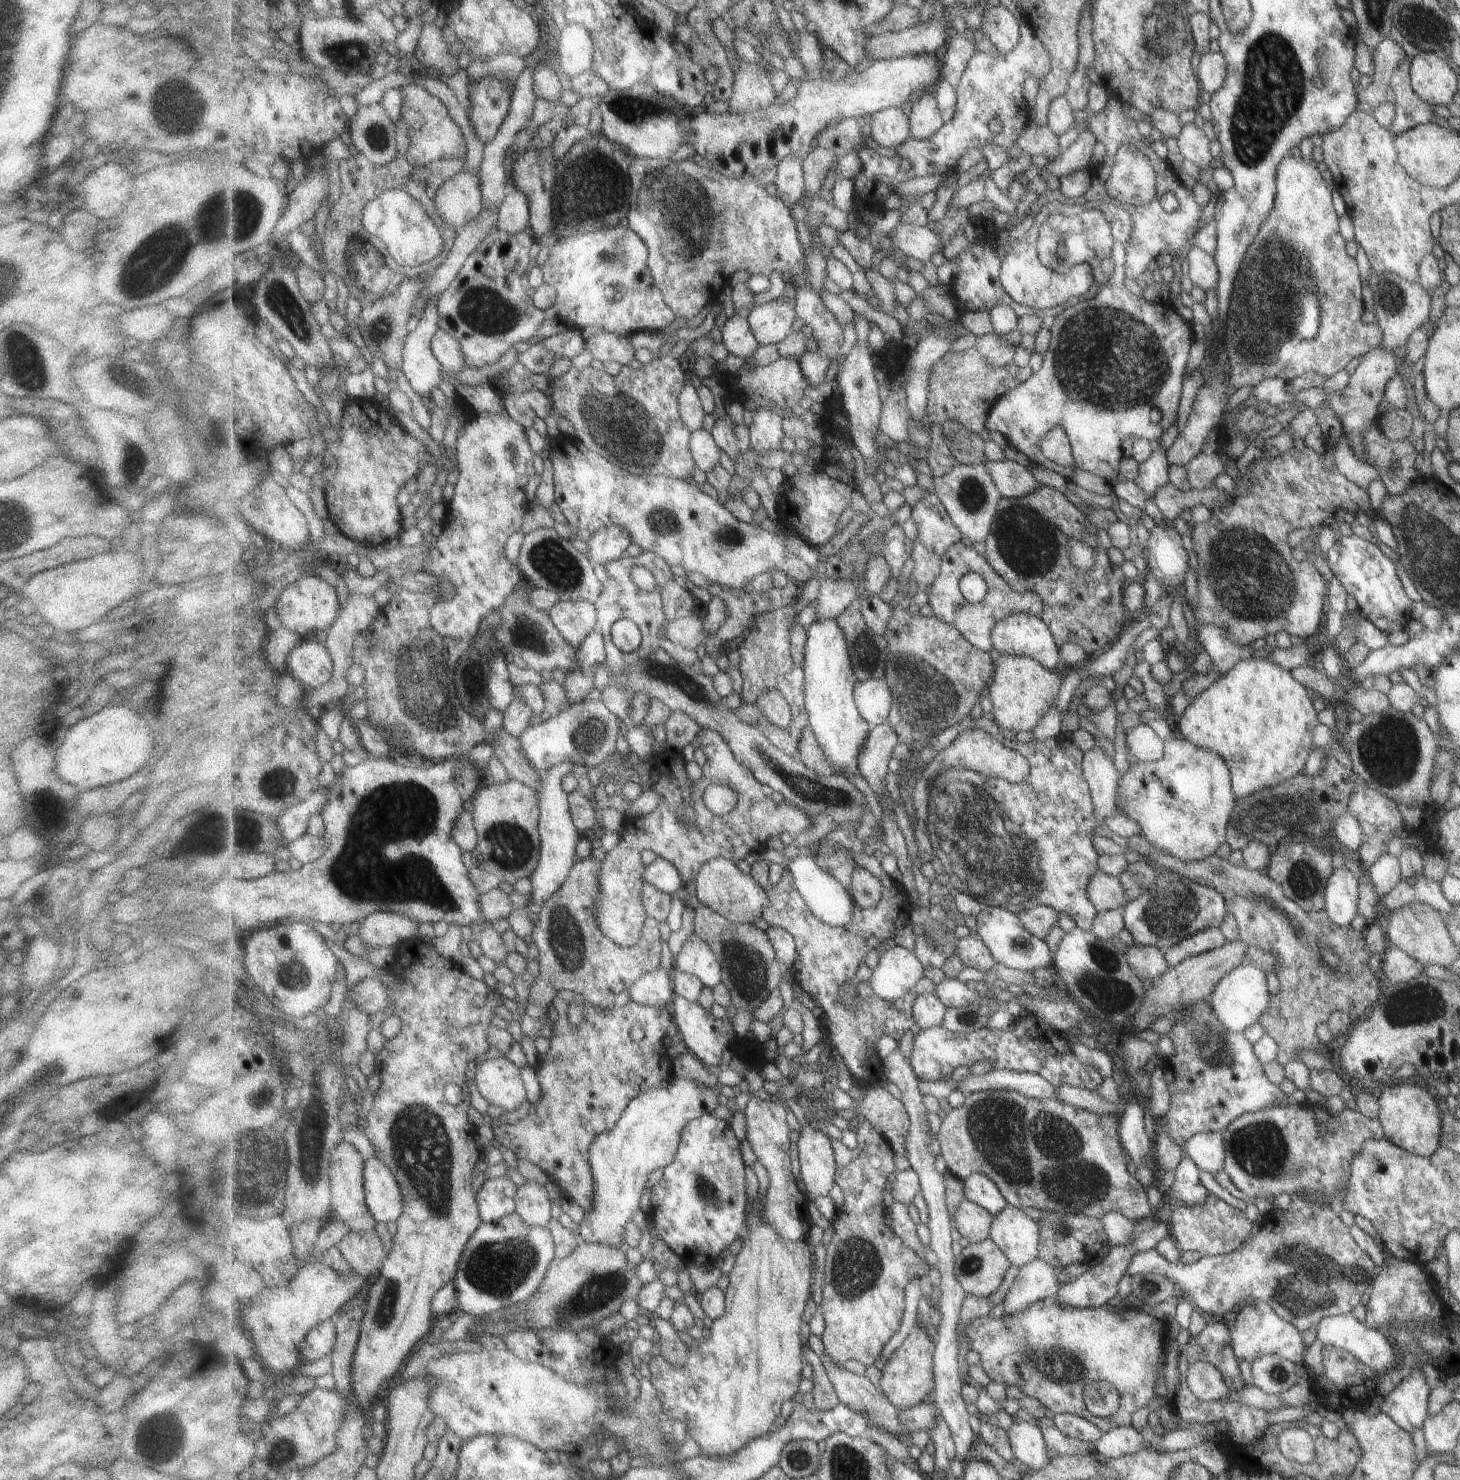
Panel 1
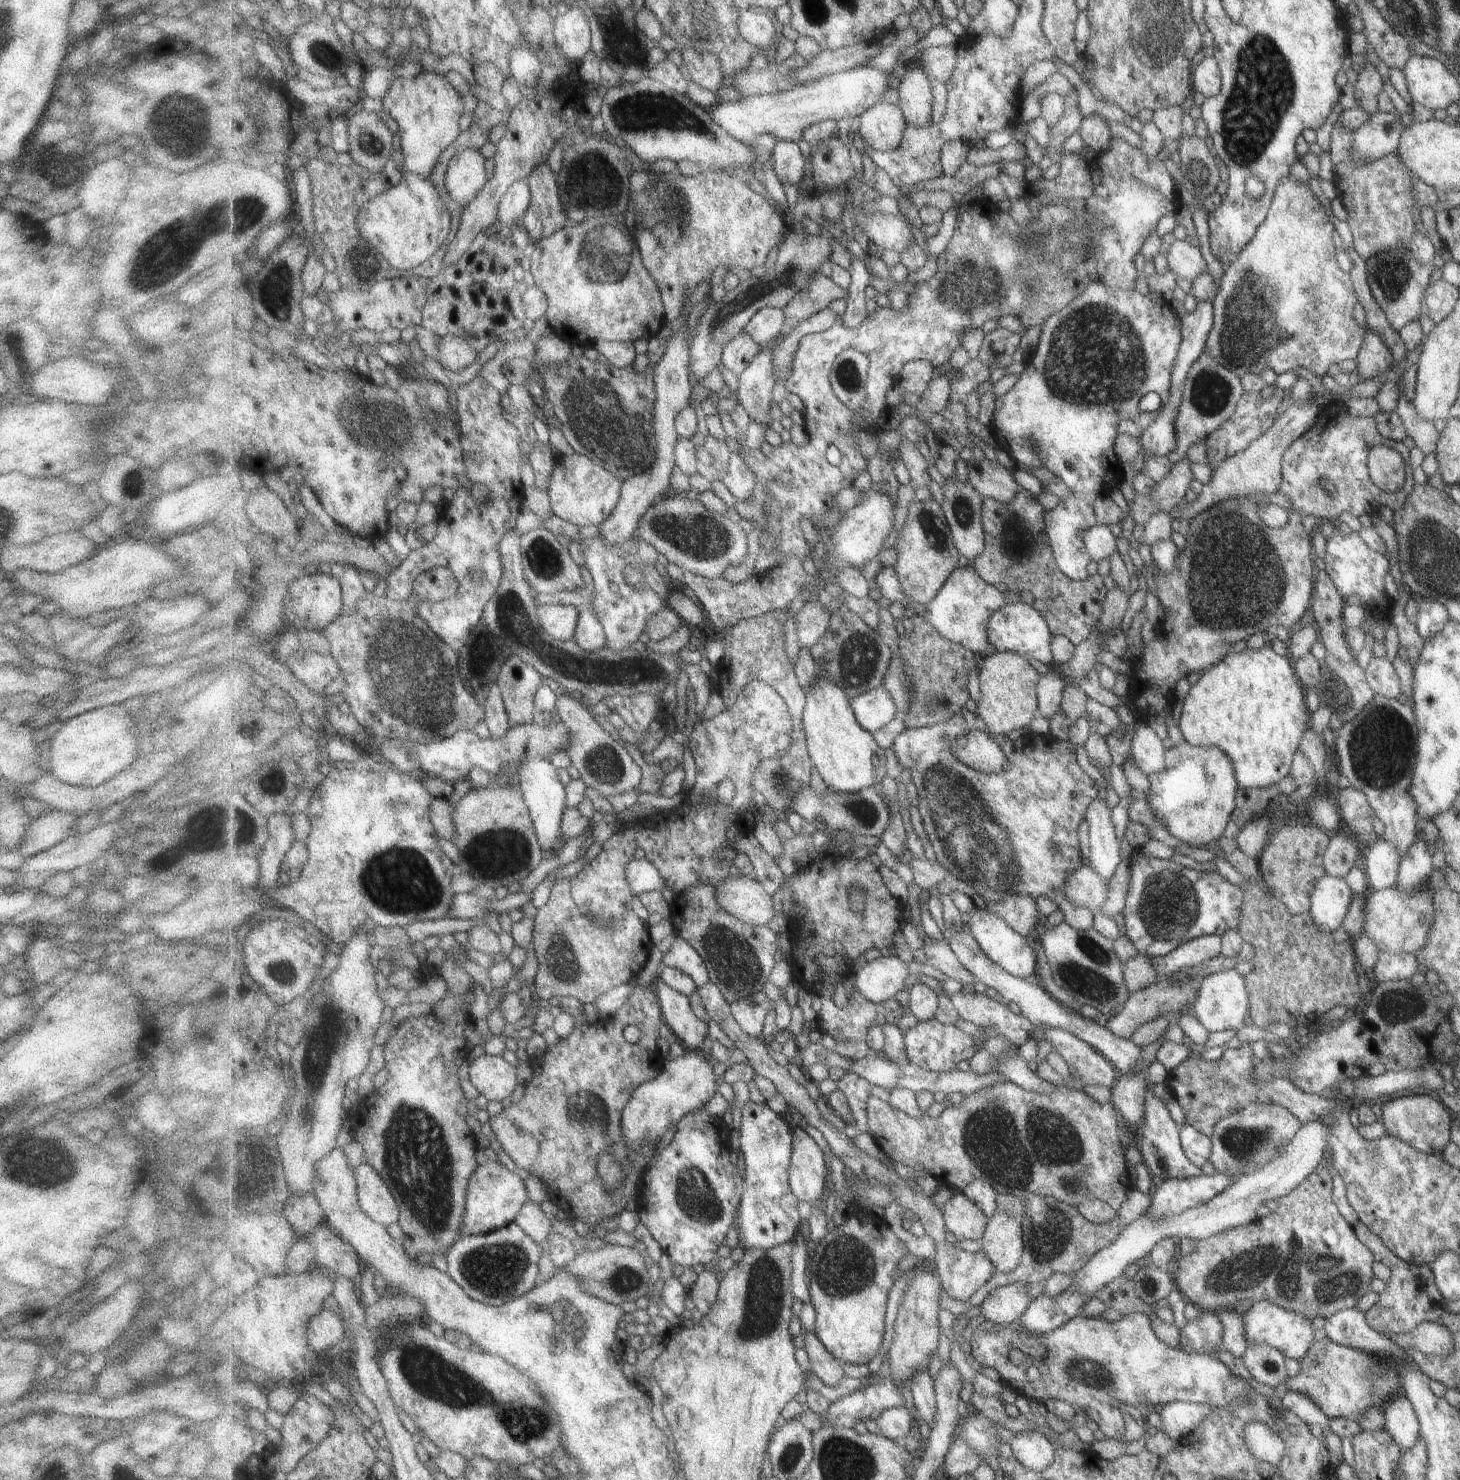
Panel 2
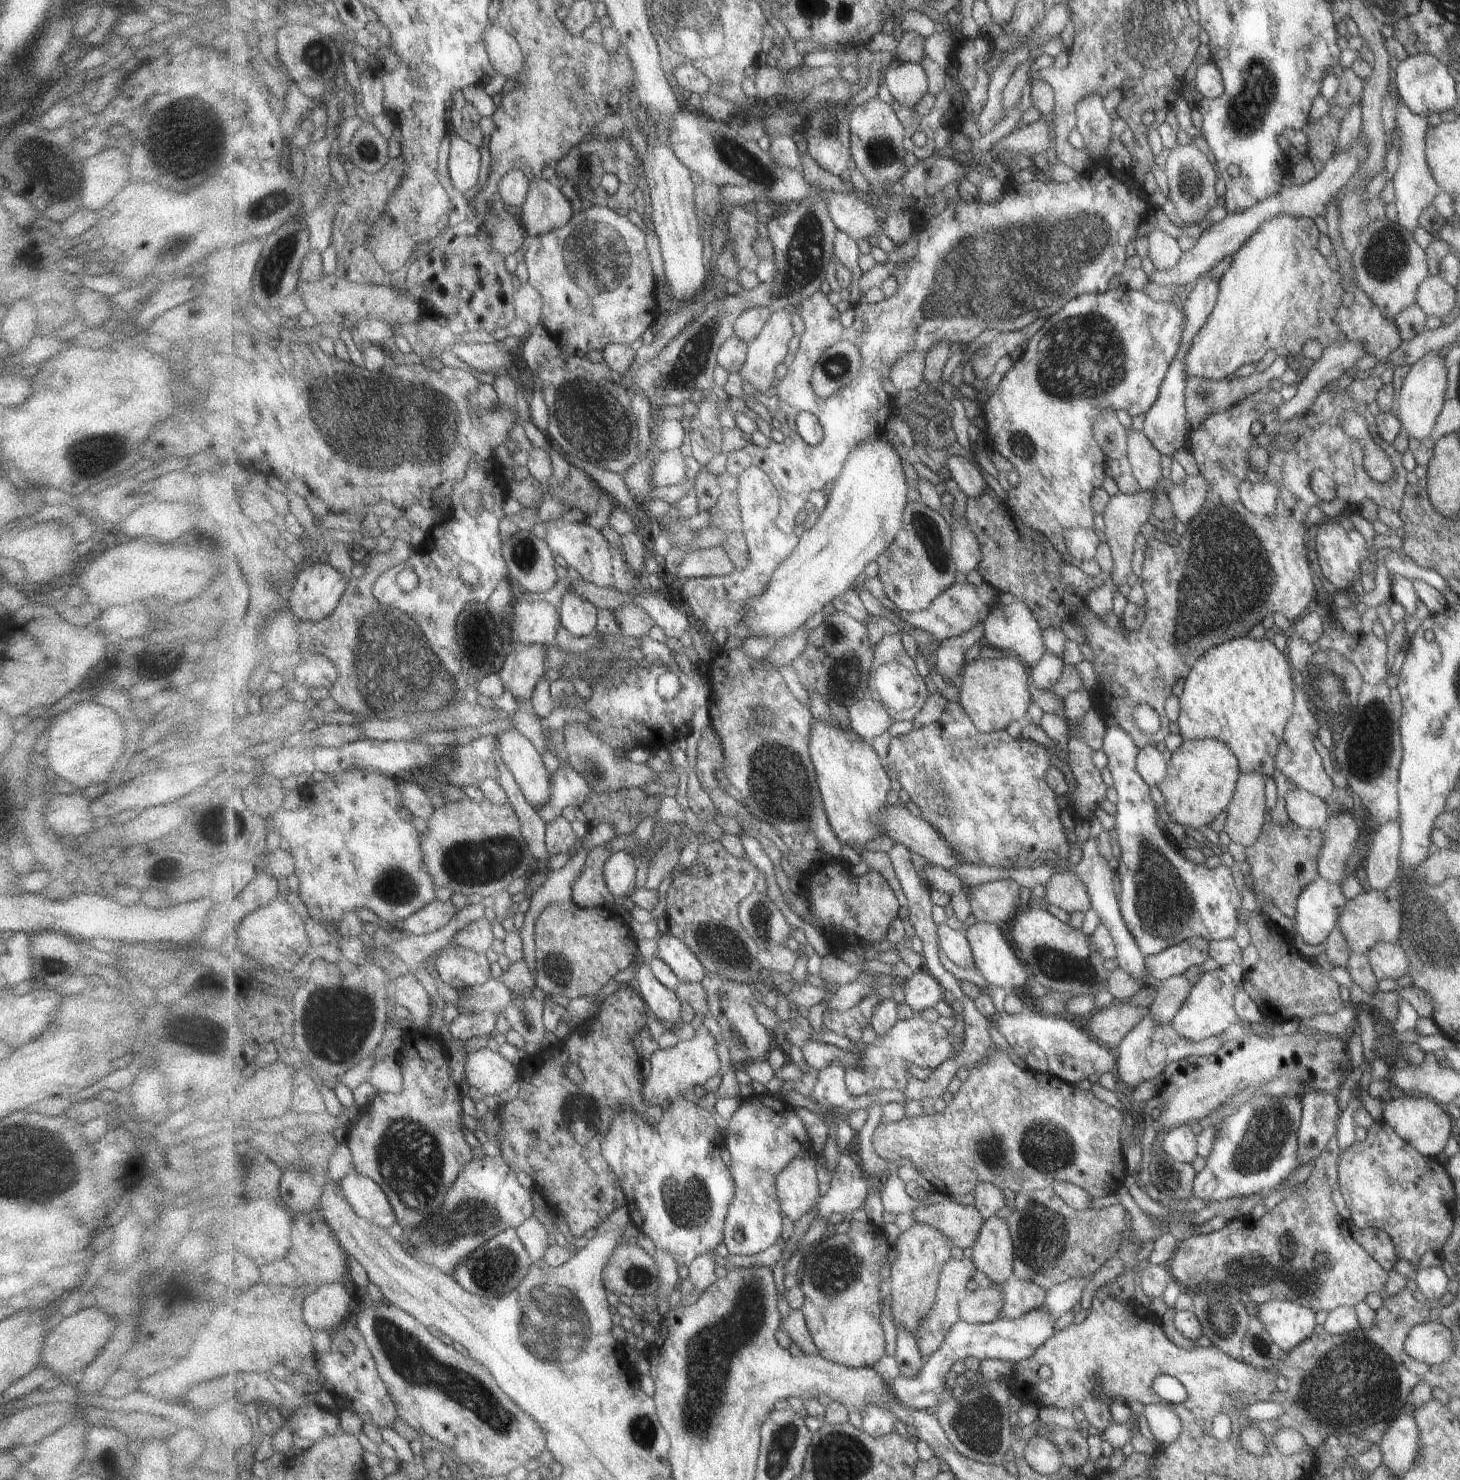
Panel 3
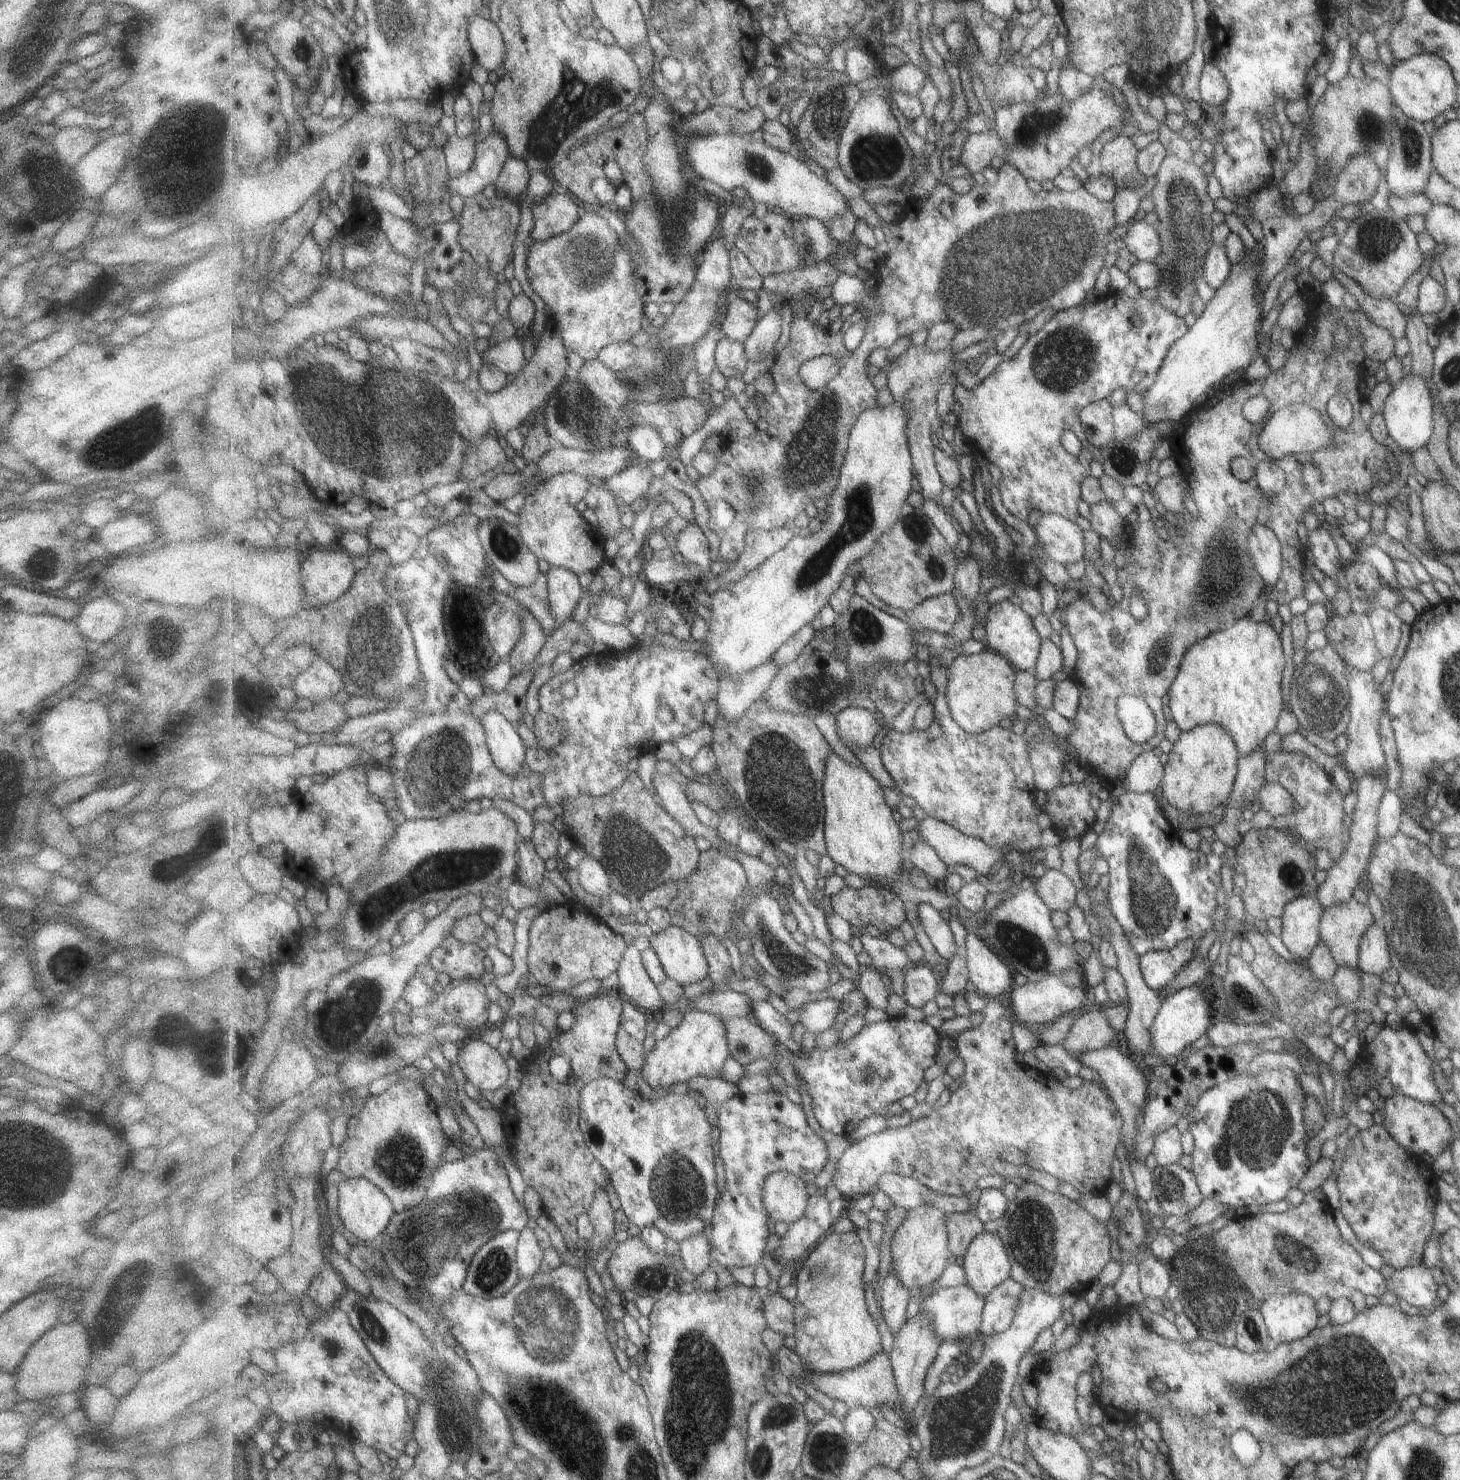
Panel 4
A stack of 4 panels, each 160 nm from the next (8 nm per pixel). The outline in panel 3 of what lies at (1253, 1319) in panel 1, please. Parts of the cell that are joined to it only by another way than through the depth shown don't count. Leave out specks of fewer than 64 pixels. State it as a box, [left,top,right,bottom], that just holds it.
[1255,1299,1314,1353]

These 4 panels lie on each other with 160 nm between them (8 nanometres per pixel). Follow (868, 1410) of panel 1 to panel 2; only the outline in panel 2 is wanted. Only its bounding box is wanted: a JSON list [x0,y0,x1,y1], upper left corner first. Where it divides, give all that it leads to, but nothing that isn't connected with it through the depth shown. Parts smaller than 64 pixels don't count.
[802,1330,846,1386]

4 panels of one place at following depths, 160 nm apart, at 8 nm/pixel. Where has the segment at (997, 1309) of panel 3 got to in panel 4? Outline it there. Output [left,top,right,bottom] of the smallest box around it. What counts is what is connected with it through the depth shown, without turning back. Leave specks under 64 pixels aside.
[918,1280,987,1345]

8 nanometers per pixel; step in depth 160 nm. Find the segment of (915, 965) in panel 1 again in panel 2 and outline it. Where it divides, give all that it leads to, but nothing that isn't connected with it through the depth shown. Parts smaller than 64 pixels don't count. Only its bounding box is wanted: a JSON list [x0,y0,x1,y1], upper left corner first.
[854,954,909,1002]

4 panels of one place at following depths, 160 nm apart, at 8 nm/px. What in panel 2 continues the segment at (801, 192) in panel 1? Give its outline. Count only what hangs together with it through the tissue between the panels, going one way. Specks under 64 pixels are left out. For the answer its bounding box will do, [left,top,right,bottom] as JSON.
[773,141,808,186]

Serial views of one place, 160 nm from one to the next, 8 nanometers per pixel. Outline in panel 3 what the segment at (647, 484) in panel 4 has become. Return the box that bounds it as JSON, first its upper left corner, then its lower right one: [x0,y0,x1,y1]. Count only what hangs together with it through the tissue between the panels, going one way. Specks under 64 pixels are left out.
[650,448,687,487]

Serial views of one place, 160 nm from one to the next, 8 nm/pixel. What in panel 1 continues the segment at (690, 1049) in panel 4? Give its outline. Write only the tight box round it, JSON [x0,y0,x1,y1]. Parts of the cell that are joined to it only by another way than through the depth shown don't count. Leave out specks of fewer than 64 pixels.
[577,1075,719,1247]

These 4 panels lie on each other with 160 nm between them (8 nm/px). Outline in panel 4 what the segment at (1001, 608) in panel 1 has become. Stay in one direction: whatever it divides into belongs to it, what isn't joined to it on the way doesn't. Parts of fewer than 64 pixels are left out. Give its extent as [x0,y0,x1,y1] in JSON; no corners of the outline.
[854,578,966,634]

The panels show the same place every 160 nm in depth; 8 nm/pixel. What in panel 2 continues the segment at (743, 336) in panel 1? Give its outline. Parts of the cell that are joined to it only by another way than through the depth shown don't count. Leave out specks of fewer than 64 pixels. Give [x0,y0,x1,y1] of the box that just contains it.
[721,331,763,377]

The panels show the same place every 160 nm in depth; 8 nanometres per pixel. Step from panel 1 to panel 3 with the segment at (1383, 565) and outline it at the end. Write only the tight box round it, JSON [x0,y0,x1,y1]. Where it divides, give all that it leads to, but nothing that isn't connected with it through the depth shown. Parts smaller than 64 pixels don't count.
[1314,519,1367,592]

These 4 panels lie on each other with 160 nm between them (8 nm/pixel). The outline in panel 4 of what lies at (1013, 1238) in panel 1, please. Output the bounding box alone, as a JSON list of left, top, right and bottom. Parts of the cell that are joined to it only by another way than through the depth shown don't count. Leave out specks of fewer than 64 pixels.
[962,1231,1011,1298]

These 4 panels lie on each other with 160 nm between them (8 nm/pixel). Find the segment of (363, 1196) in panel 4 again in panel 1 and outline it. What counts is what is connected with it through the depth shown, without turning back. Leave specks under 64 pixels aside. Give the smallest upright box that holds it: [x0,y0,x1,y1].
[365,1157,405,1222]

